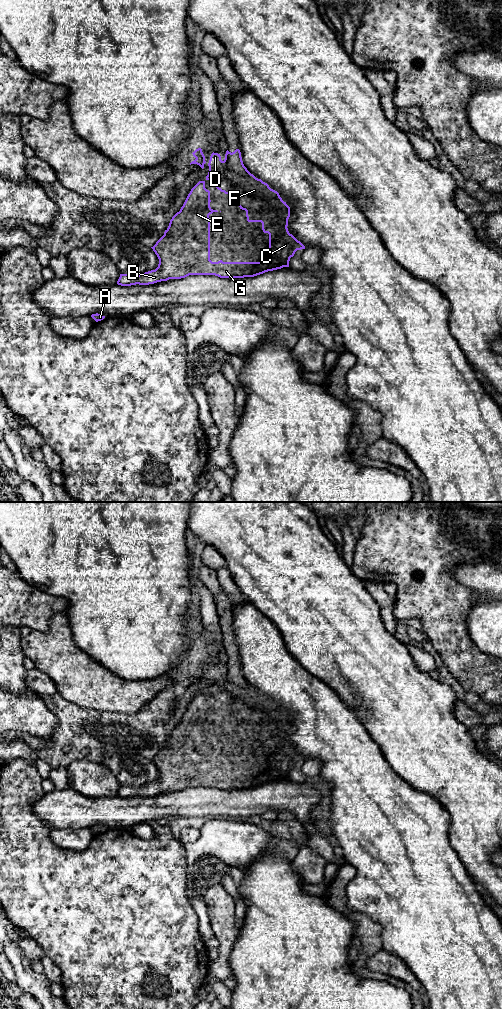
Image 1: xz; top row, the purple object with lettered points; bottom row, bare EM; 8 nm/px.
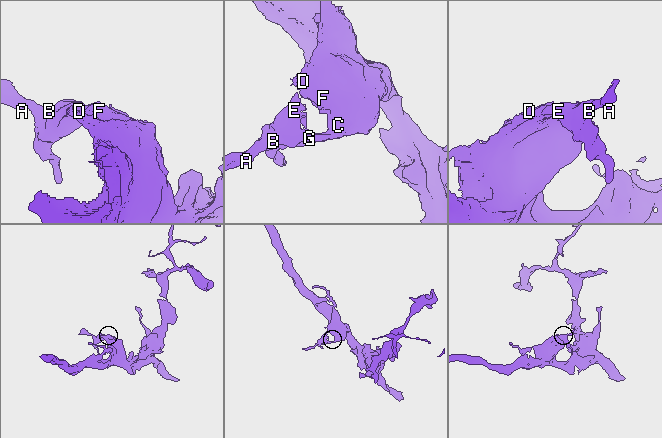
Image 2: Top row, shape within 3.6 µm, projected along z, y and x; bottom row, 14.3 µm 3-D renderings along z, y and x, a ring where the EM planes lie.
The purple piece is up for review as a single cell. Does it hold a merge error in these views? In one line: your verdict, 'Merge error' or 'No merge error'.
No merge error

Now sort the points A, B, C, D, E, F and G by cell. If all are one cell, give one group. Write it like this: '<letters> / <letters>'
A B C D E F G

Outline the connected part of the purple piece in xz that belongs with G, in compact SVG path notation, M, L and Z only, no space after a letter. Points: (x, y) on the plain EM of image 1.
M236 661L234 664L226 663L225 671L222 673L218 665L212 665L208 675L209 684L206 692L209 692L221 704L228 706L231 714L237 716L240 721L246 723L248 734L261 734L262 742L264 745L269 746L269 773L268 774L212 774L210 772L210 730L209 727L213 724L218 724L210 719L210 703L205 700L205 693L199 693L188 706L180 723L177 724L170 732L168 740L165 742L164 747L151 759L159 771L158 779L155 782L145 784L143 786L120 786L117 793L118 797L131 798L131 797L149 797L169 791L181 791L189 787L215 787L220 790L244 790L254 789L268 783L289 779L290 770L294 768L297 762L305 761L305 758L298 753L288 743L288 731L290 729L290 719L282 712L279 705L269 699L261 691L256 690L244 678L241 664Z

